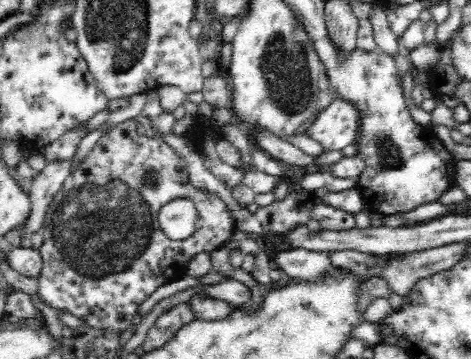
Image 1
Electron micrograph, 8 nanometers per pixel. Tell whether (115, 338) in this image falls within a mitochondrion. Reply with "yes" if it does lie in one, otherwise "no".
no

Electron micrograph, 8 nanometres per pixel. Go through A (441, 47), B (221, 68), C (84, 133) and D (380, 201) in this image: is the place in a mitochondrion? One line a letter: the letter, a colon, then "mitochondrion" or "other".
A: other
B: other
C: other
D: other

